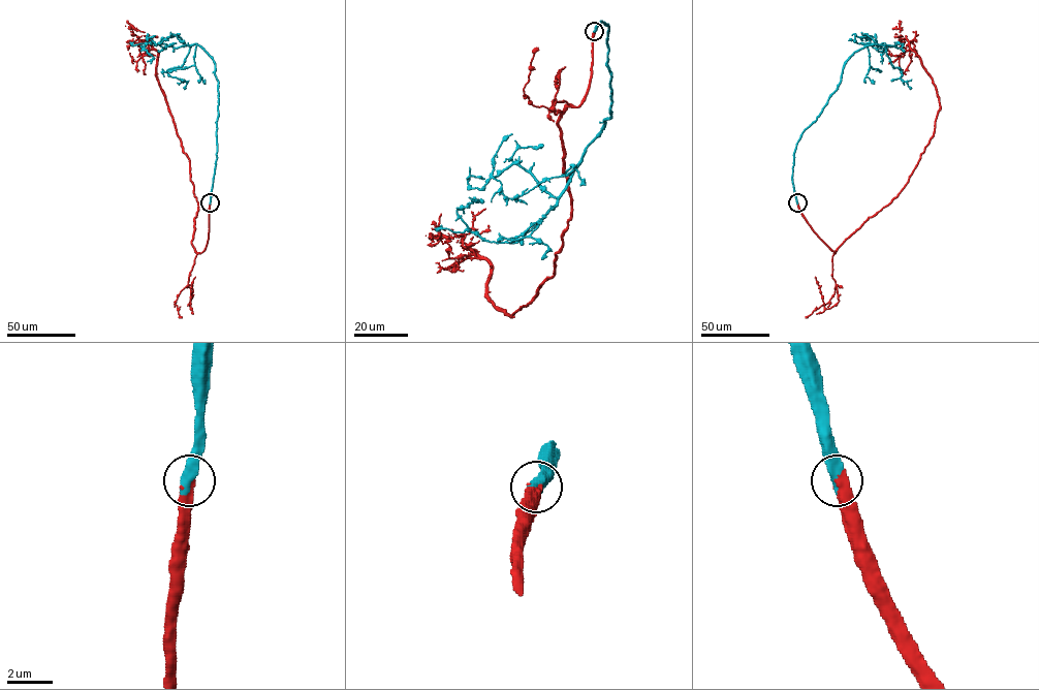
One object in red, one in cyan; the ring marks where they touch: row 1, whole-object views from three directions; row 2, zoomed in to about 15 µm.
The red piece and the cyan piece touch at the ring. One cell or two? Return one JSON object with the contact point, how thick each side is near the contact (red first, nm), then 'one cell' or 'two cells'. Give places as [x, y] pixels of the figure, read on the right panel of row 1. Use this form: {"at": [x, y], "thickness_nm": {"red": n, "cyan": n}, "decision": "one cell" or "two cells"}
{"at": [797, 202], "thickness_nm": {"red": 500, "cyan": 550}, "decision": "one cell"}

